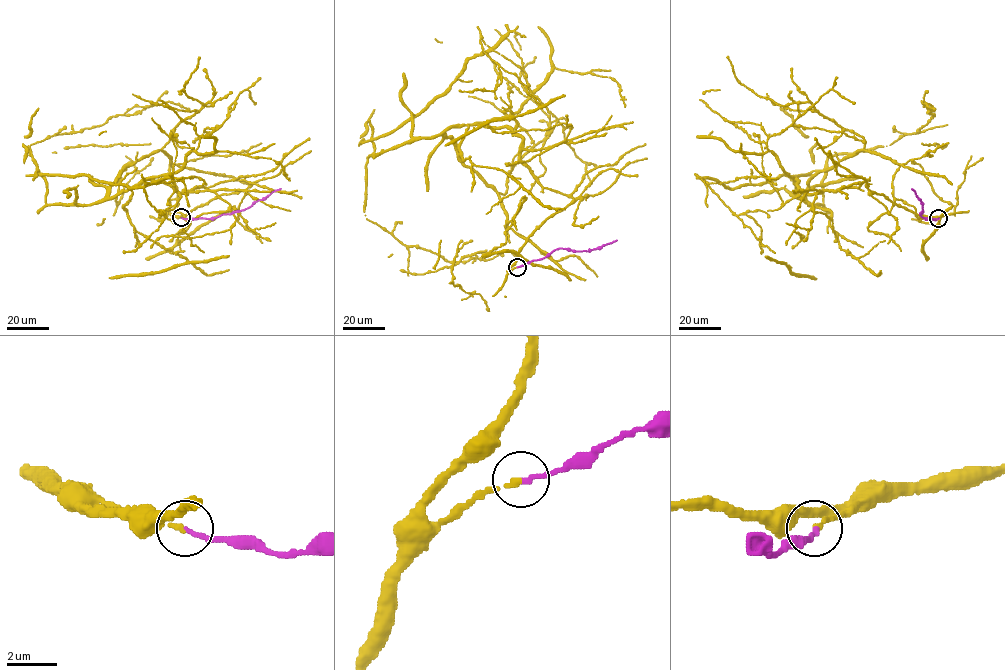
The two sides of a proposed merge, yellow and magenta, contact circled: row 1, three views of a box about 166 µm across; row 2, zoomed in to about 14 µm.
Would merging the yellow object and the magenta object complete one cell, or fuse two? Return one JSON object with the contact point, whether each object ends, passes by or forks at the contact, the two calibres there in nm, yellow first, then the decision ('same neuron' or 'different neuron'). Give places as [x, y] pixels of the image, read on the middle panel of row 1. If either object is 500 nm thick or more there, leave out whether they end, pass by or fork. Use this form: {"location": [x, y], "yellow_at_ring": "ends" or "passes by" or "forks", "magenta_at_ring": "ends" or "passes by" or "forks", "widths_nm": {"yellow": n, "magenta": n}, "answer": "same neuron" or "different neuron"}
{"location": [517, 267], "yellow_at_ring": "ends", "magenta_at_ring": "ends", "widths_nm": {"yellow": 240, "magenta": 190}, "answer": "same neuron"}

